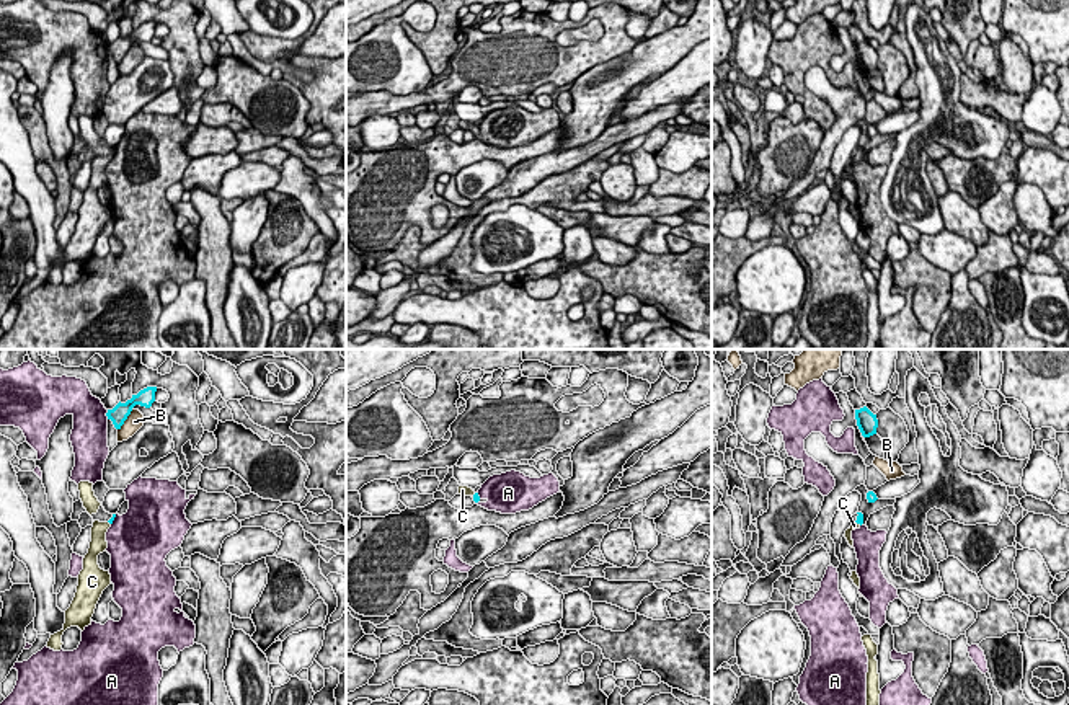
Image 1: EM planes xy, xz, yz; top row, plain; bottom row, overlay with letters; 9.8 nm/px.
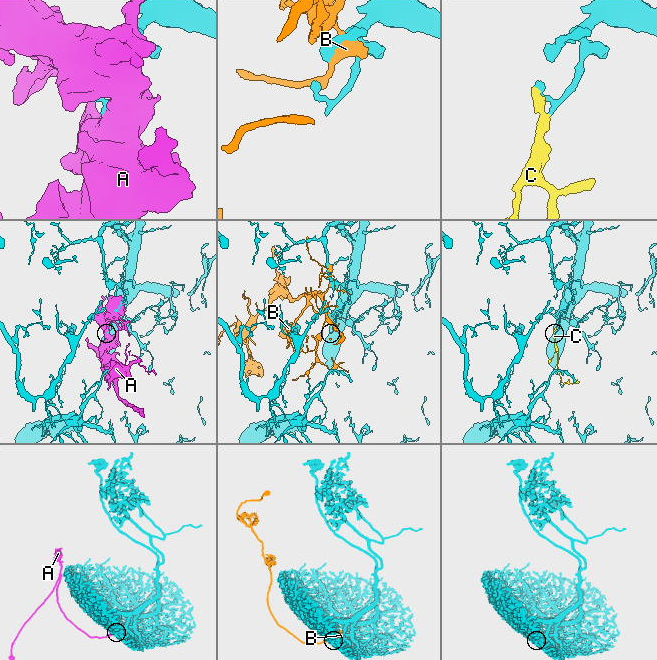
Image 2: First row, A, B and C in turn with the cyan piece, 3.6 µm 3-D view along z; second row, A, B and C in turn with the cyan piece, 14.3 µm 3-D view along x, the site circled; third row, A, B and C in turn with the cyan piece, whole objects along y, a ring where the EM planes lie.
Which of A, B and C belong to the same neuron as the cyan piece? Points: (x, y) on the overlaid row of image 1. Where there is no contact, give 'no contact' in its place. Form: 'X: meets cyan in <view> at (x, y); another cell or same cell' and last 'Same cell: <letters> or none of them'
A: meets cyan in xy at (106, 415); another cell
B: meets cyan in xy at (126, 418); another cell
C: meets cyan in yz at (859, 523); same cell
Same cell: C

